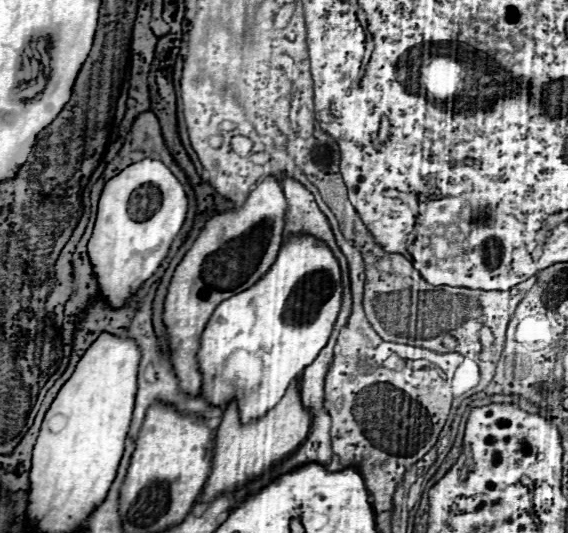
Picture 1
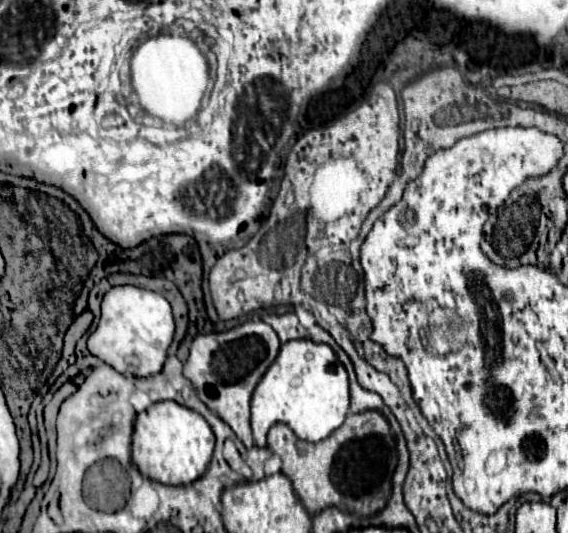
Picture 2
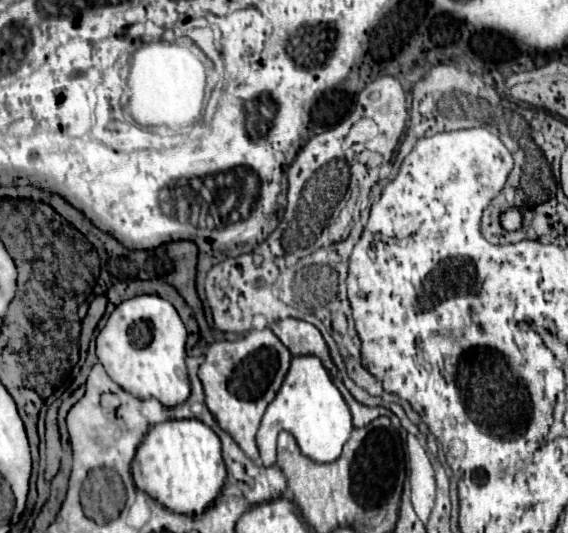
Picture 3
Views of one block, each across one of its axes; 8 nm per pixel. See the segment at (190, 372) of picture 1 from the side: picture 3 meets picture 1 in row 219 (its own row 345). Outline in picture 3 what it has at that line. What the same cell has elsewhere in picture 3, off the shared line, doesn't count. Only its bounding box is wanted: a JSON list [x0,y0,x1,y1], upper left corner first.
[198,328,292,462]

